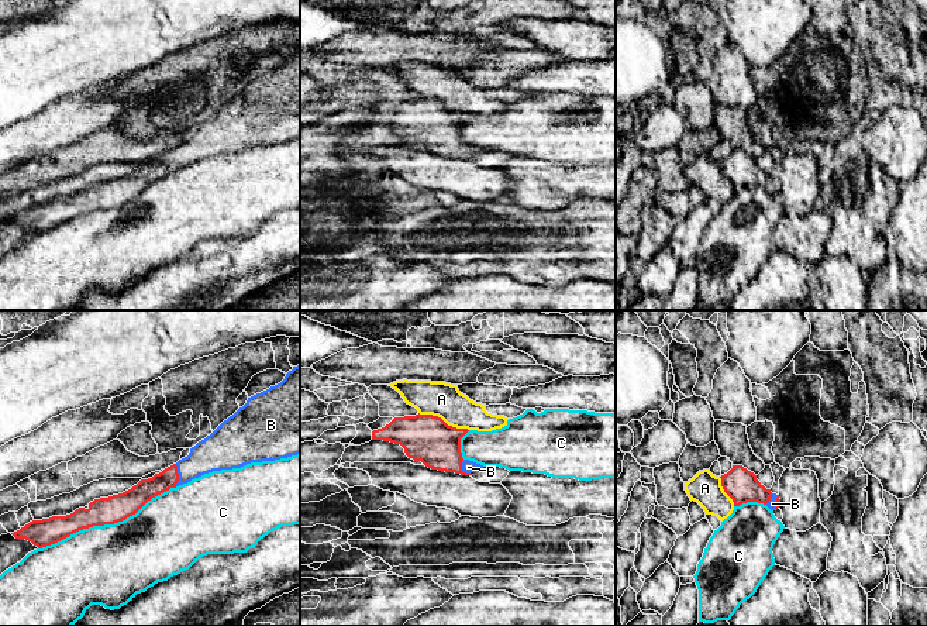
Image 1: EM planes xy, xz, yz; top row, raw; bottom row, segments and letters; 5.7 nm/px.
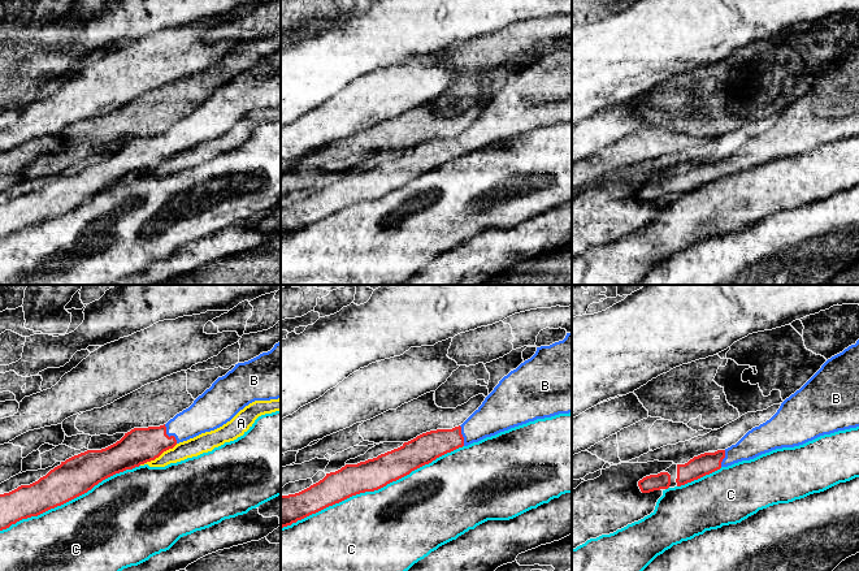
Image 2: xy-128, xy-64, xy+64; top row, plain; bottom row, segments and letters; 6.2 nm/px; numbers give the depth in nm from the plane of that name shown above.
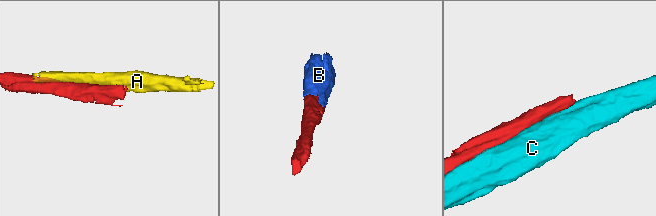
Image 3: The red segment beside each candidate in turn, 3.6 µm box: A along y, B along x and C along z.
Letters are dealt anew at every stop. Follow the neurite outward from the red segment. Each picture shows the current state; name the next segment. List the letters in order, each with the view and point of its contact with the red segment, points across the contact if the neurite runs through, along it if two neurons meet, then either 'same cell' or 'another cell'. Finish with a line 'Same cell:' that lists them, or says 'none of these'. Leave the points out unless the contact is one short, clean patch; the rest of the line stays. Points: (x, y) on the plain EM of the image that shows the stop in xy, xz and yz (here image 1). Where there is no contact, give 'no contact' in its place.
A: xz (443, 105) | another cell
B: xy (178, 160) | across xy (145, 174), (178, 160), (214, 137) | same cell
C: xy (107, 207) | another cell
Same cell: B

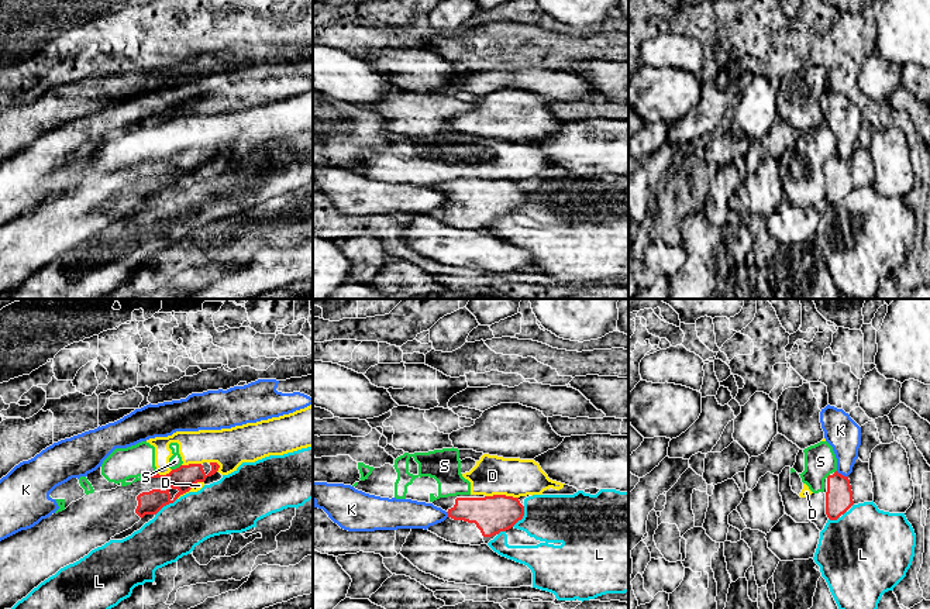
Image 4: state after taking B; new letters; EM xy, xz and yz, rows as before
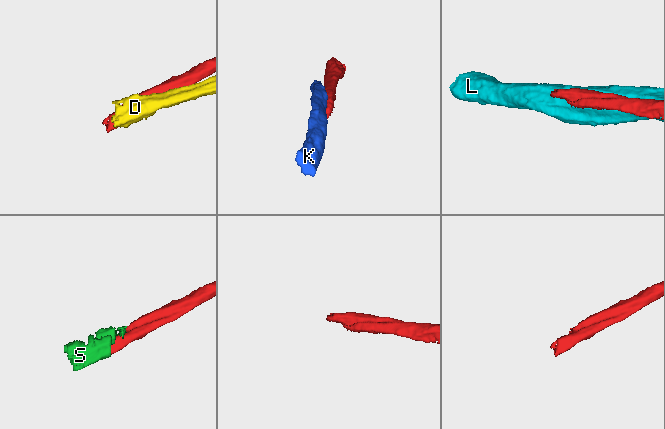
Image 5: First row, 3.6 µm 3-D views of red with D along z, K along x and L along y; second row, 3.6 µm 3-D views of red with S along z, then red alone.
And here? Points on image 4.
D: xz (502, 179) | another cell
K: yz (840, 158) | another cell
L: xy (165, 189) | another cell
S: xy (176, 152) | along xy (181, 148), (172, 154) | another cell
Same cell: none of these

